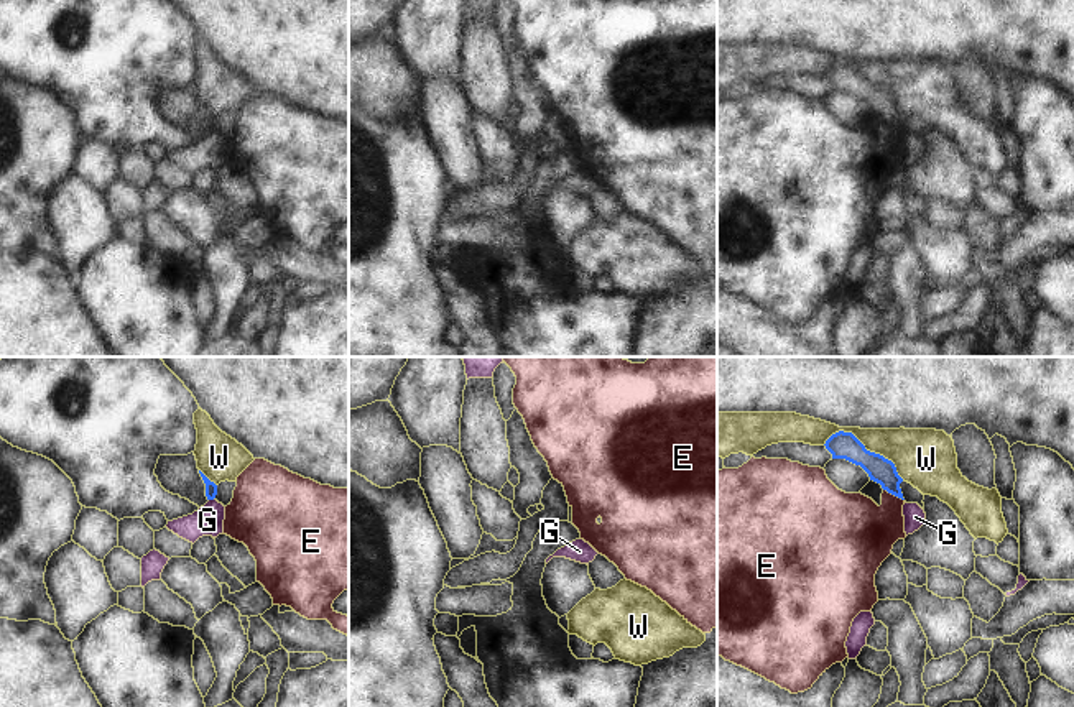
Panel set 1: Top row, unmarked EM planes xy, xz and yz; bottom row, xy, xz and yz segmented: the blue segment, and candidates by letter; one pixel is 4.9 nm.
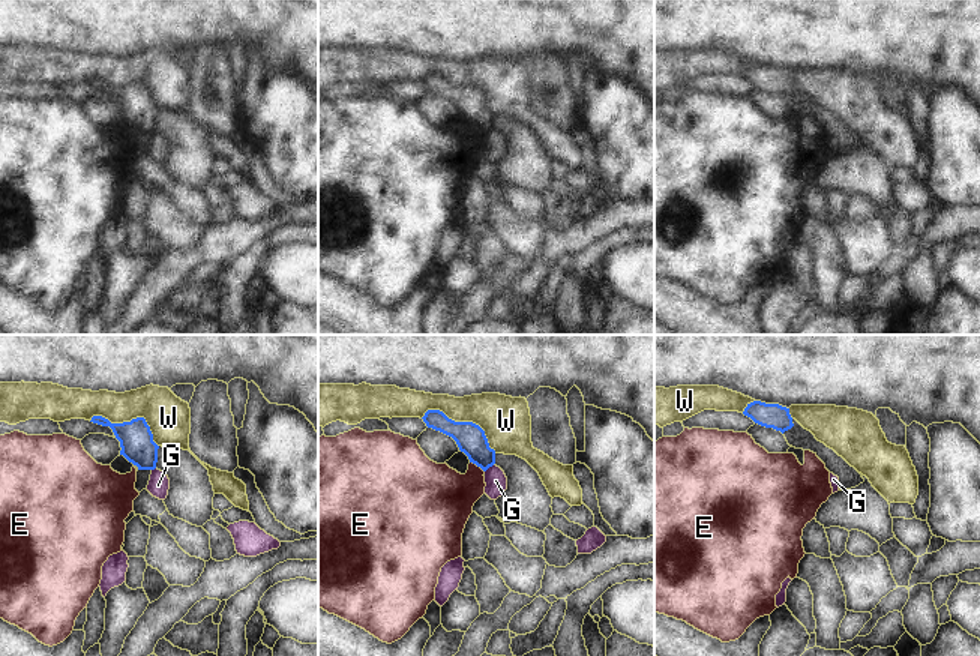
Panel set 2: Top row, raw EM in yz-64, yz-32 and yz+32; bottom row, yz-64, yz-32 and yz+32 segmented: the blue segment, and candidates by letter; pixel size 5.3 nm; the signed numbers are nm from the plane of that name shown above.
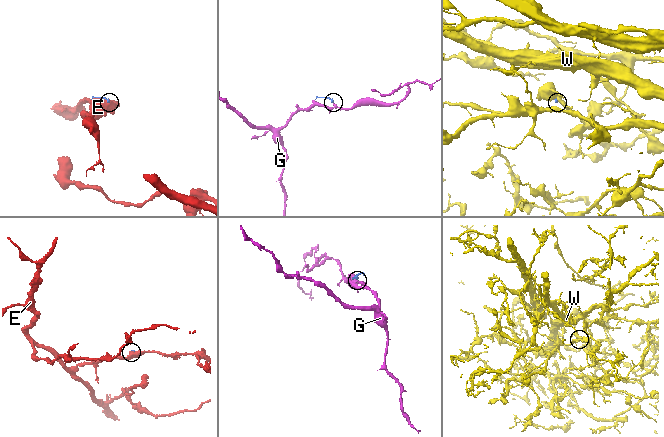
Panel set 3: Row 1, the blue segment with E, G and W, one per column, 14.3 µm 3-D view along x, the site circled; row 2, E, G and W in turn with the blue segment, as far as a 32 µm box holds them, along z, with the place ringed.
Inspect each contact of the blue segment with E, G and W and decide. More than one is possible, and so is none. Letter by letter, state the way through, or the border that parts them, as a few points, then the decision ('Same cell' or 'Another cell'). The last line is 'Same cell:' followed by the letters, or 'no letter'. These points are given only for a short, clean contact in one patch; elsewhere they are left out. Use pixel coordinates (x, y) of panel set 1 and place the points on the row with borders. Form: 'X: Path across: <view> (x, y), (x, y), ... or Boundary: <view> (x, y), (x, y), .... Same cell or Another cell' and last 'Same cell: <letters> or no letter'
E: Boundary: yz (884, 489), (903, 500). Another cell
G: Boundary: xy (214, 497), (209, 500). Another cell
W: Another cell
Same cell: no letter

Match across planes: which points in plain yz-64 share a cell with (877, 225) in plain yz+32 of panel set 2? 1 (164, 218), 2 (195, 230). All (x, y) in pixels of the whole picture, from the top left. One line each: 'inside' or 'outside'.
1: inside
2: inside

